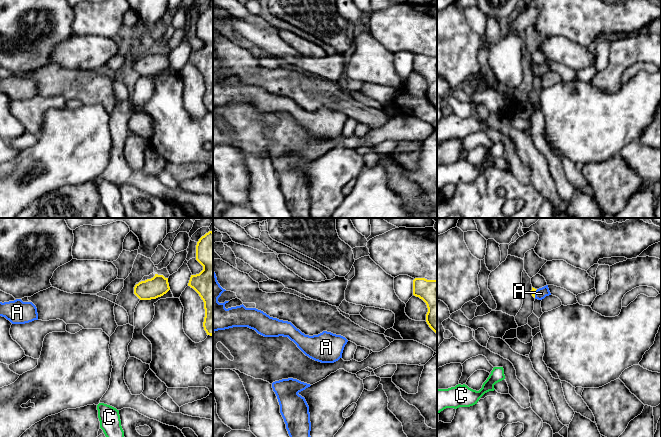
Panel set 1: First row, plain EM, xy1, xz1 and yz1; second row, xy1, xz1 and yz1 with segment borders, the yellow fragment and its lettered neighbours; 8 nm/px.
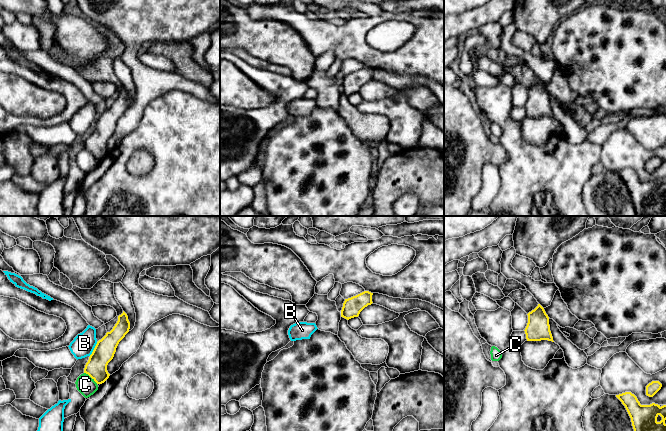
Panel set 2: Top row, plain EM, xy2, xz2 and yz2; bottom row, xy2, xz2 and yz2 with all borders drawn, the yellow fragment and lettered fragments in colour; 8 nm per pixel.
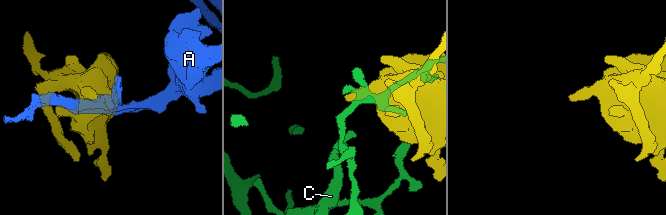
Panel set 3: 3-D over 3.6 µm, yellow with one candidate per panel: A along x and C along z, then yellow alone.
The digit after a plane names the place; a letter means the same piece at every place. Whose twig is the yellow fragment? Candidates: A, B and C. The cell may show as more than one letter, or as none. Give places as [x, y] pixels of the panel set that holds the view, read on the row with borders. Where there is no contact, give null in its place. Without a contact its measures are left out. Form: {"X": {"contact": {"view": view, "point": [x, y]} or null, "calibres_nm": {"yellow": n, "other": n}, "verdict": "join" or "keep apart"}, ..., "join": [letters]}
{"A": {"contact": {"view": "yz1", "point": [535, 293]}, "calibres_nm": {"yellow": 50, "other": 90}, "verdict": "join"}, "B": {"contact": {"view": "xy2", "point": [94, 349]}, "calibres_nm": {"yellow": 170, "other": 180}, "verdict": "keep apart"}, "C": {"contact": {"view": "xy2", "point": [91, 377]}, "calibres_nm": {"yellow": 170, "other": 150}, "verdict": "keep apart"}, "join": ["A"]}

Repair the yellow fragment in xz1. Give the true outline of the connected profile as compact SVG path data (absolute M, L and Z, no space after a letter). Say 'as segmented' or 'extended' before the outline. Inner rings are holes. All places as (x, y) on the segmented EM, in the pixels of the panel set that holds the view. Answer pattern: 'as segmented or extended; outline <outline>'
as segmented; outline M415 278L413 280L413 295L426 303L428 308L426 322L437 334L437 280Z

